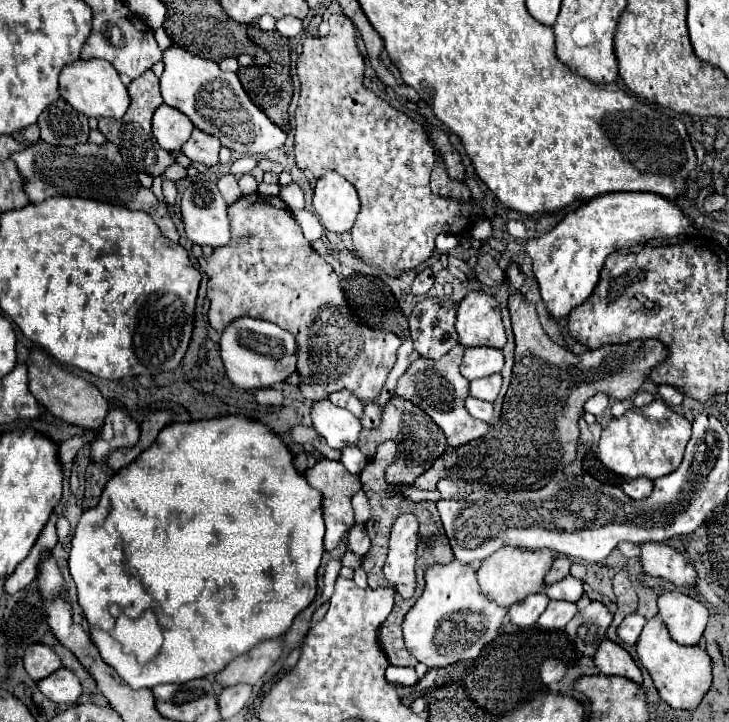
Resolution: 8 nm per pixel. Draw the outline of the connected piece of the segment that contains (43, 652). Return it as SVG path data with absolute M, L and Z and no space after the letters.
M43 643L29 645L25 649L25 657L23 659L25 659L23 661L25 663L25 671L35 681L41 681L41 679L49 677L51 673L55 673L61 667L59 655L49 645L43 645Z

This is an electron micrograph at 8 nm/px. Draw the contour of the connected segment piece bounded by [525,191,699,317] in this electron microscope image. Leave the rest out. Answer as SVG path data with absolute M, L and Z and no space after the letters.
M617 191L599 195L567 213L549 233L539 239L529 239L525 249L533 261L533 273L547 311L553 317L565 317L591 295L599 281L599 271L613 251L633 247L649 239L677 239L697 233L693 219L685 215L677 203L653 193Z

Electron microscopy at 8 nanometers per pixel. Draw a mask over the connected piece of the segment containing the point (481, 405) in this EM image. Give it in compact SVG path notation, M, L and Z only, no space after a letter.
M467 397L467 411L479 419L479 421L485 421L485 423L491 423L493 419L493 403L489 401L481 401L481 399L475 399L475 397Z

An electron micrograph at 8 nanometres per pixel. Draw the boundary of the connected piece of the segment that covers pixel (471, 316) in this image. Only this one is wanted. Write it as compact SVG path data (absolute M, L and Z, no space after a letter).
M469 291L463 301L459 303L457 309L457 321L455 321L455 329L459 333L459 343L463 347L495 347L495 349L503 349L507 343L505 337L505 327L501 321L501 311L499 311L499 303L495 301L493 295L487 295L483 291Z

